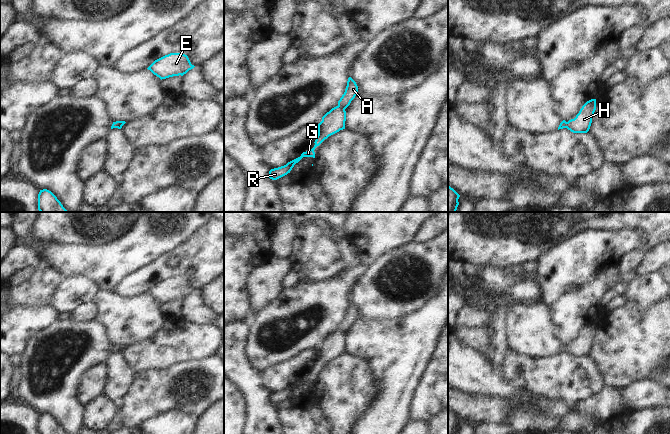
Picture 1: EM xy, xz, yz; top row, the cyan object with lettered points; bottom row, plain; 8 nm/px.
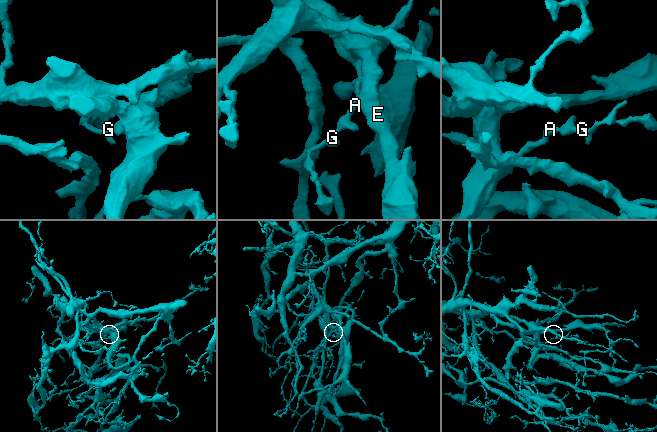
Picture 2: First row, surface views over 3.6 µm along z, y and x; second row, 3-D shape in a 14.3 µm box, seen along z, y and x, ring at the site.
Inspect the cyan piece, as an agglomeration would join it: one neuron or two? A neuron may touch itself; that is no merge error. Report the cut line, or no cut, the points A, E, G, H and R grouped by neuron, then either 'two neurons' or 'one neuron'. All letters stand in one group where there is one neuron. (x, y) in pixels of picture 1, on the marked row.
no cut | A E G H R | one neuron

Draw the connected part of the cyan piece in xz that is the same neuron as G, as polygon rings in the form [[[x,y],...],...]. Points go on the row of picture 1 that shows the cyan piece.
[[[349,77],[344,94],[338,101],[338,105],[327,112],[322,121],[318,124],[318,135],[315,140],[315,145],[309,151],[303,152],[300,157],[288,162],[286,165],[271,169],[269,171],[269,178],[277,180],[292,170],[294,165],[298,163],[303,157],[315,158],[315,148],[319,146],[329,136],[345,129],[346,111],[345,109],[350,105],[351,101],[358,93],[358,86],[356,82]]]

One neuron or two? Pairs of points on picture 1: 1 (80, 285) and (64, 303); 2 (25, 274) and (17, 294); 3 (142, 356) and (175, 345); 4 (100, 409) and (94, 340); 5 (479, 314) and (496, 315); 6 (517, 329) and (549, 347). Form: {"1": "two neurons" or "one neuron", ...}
{"1": "one neuron", "2": "two neurons", "3": "one neuron", "4": "two neurons", "5": "two neurons", "6": "one neuron"}

